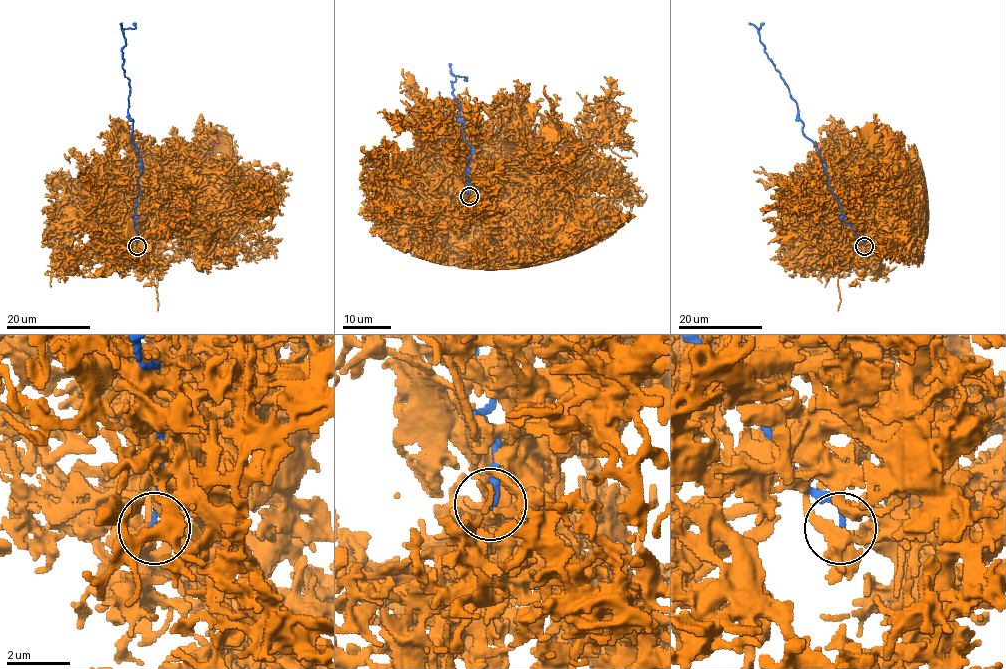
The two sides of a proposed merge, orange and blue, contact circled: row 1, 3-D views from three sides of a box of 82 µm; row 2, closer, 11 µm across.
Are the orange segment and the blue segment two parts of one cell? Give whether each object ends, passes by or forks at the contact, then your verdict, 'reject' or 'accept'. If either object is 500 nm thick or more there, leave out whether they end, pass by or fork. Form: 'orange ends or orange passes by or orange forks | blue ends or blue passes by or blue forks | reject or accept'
orange ends | blue ends | reject

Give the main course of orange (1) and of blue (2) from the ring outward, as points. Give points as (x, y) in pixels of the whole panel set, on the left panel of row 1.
1: (137, 247), (143, 239), (149, 239), (160, 230), (185, 228), (204, 211), (260, 207), (267, 215)
2: (137, 245), (141, 170), (131, 133), (121, 51), (124, 30), (133, 29), (134, 22)

